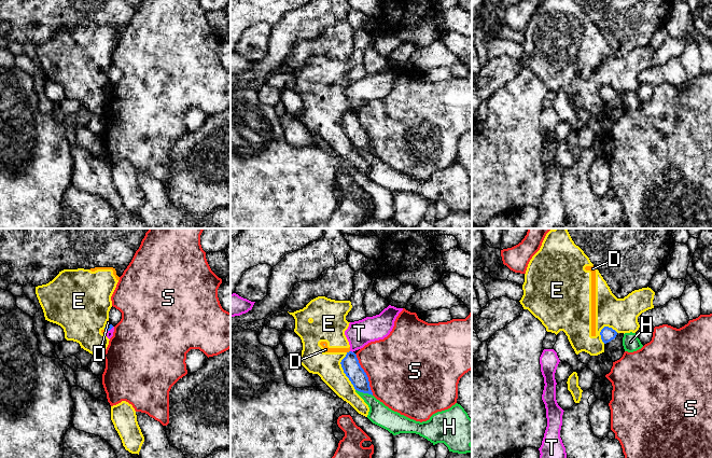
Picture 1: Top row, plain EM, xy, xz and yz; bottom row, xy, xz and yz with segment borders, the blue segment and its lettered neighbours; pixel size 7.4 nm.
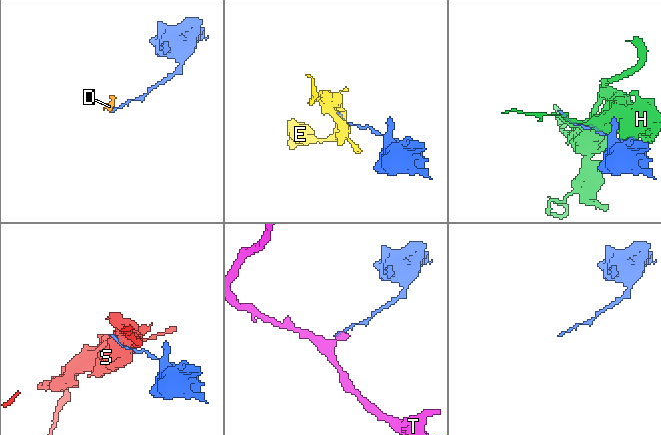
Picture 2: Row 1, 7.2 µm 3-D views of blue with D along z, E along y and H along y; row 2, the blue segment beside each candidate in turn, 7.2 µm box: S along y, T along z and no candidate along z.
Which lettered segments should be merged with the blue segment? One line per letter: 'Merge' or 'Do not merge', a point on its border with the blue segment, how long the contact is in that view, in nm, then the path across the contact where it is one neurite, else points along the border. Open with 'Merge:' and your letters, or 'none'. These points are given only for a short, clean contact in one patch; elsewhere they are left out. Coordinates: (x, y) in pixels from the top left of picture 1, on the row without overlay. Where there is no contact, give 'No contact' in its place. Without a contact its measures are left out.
Merge: none
D: Do not merge. Touches blue at xz (349, 110). Shared border 30 nm. Boundary: xz (349, 109), (347, 111)
E: Do not merge. Touches blue at xz (344, 129). Shared border 280 nm
H: Do not merge. Touches blue at xz (364, 151). Shared border 140 nm
S: Do not merge. Touches blue at xz (365, 133). Shared border 340 nm
T: Do not merge. Touches blue at xz (351, 110). Shared border 30 nm. Boundary: xz (350, 109), (352, 111)

